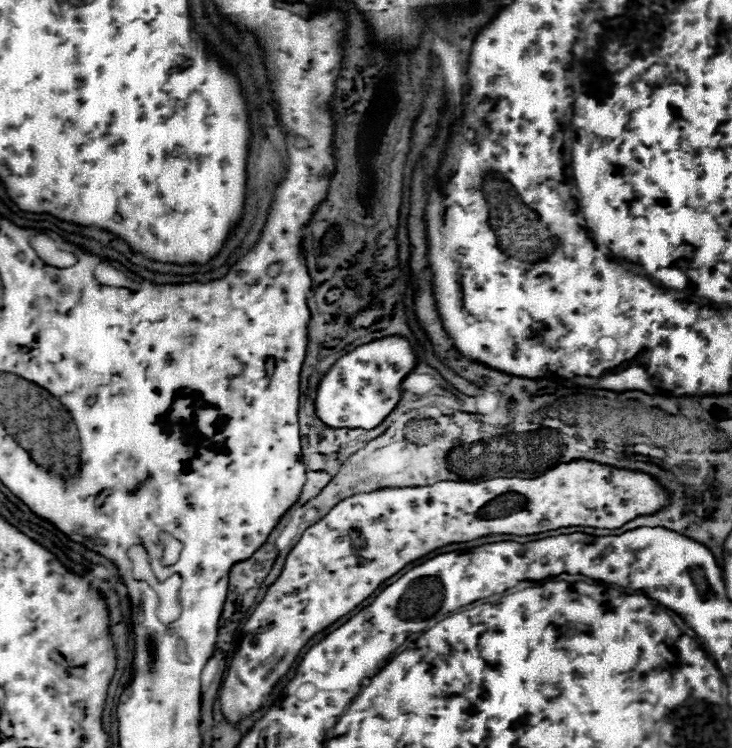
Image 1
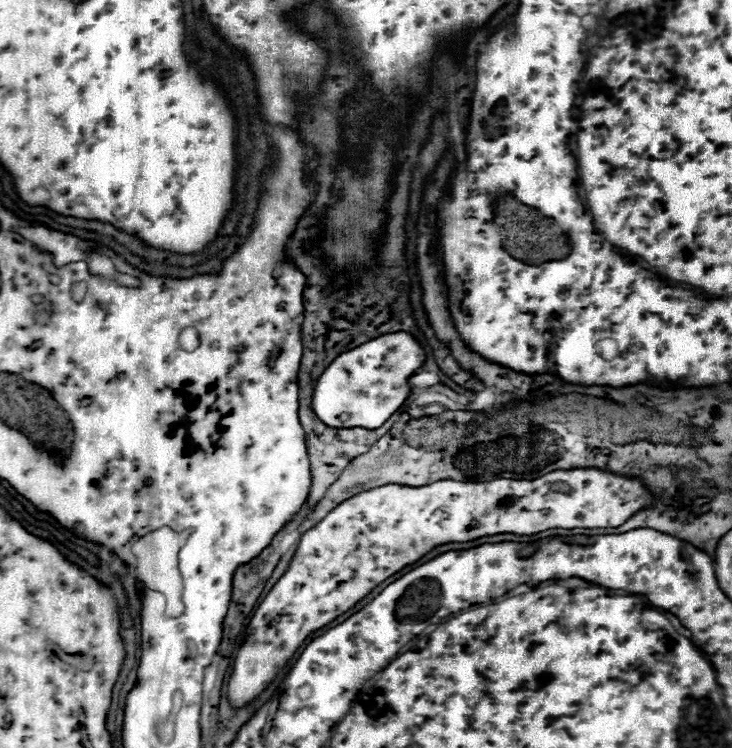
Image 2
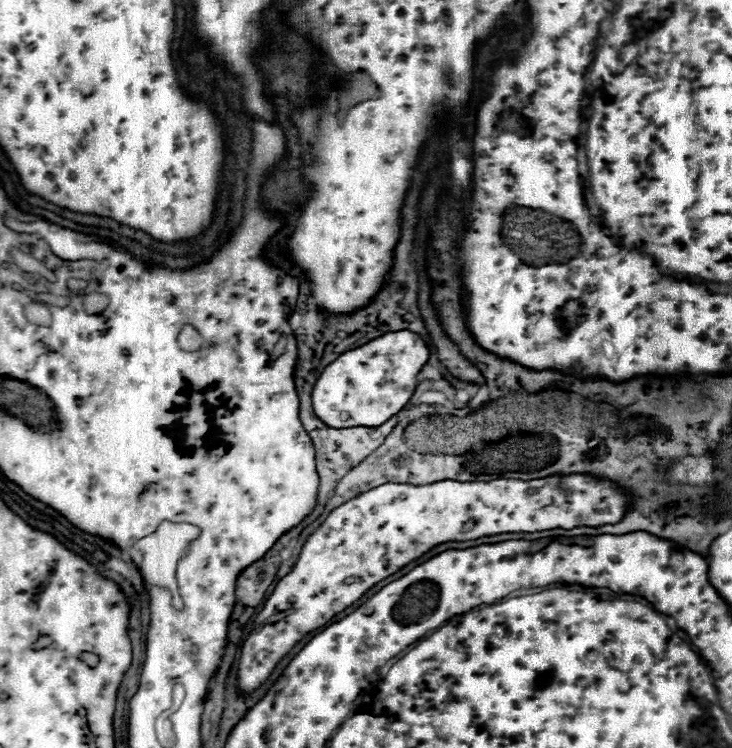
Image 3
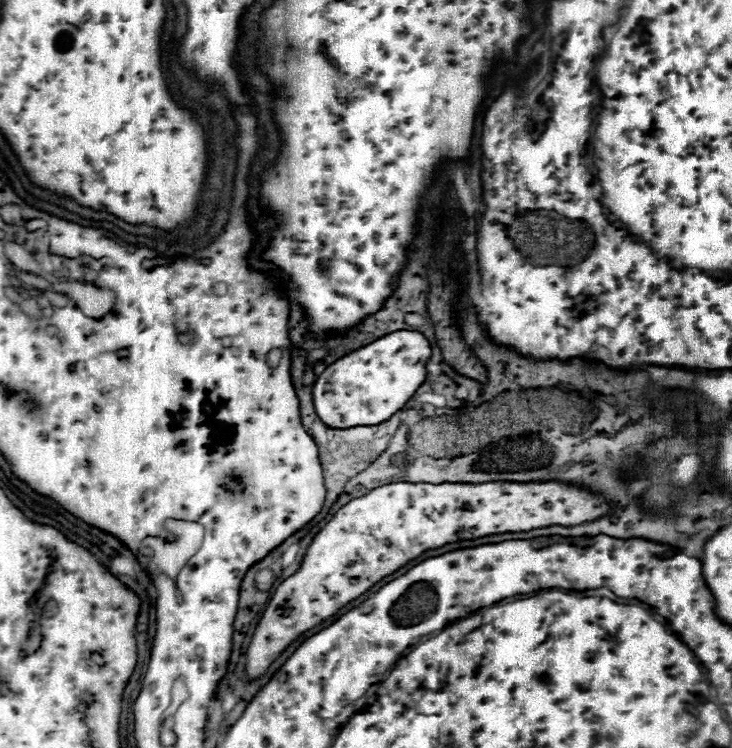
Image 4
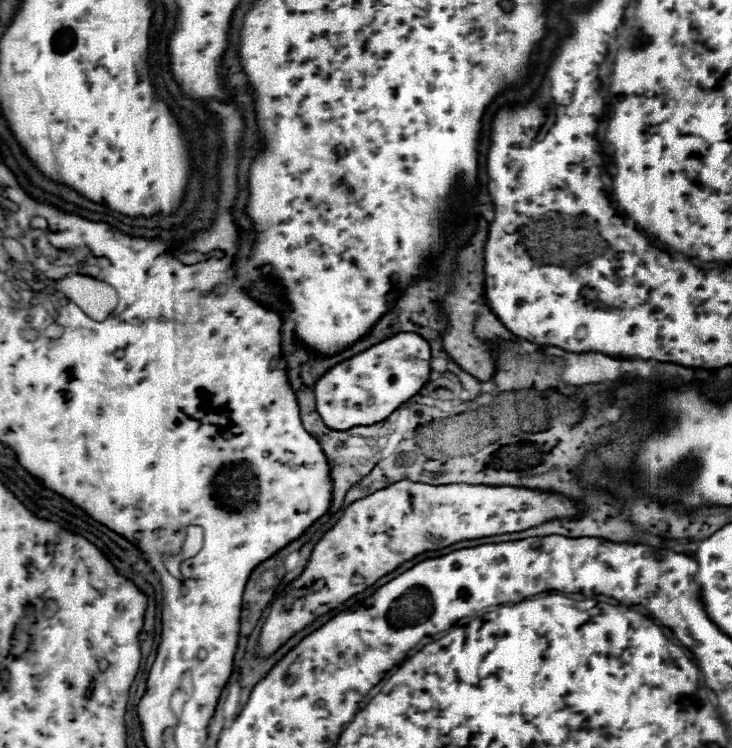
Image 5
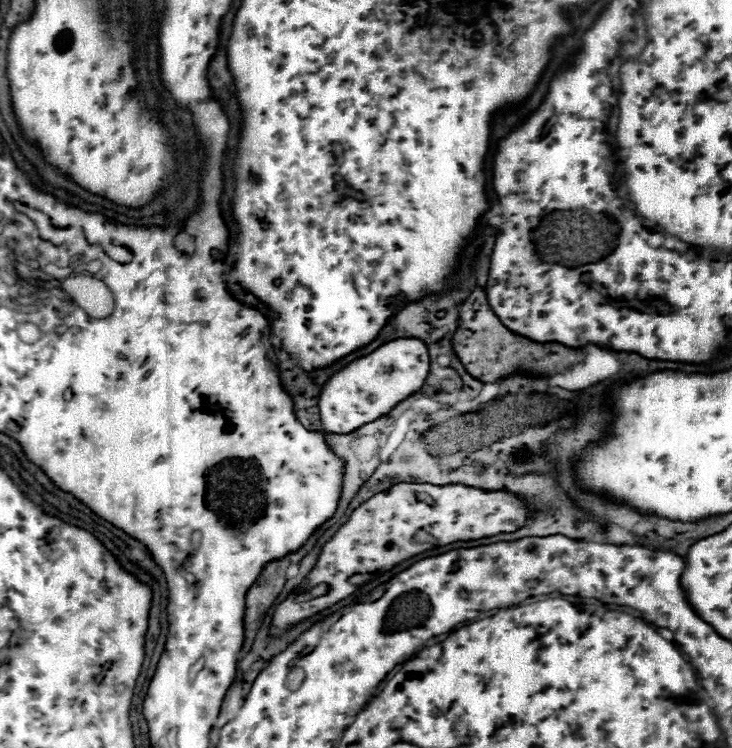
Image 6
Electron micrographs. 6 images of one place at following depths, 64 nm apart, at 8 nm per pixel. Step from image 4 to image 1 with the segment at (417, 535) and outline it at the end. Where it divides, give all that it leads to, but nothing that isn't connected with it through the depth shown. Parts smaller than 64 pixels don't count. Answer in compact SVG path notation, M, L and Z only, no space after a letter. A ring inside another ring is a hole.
M588 460L560 464L558 468L534 480L522 480L522 478L458 482L444 480L432 486L380 488L374 492L354 494L338 502L320 522L304 530L300 542L288 554L282 574L268 588L264 600L256 606L256 610L244 624L238 652L230 660L226 678L218 694L222 712L230 722L238 722L244 716L252 714L254 710L258 710L266 702L272 686L290 670L302 646L316 632L324 630L340 616L354 610L386 578L400 572L406 564L422 558L424 554L440 546L452 542L468 542L488 534L530 536L530 534L540 534L546 530L568 528L568 526L620 528L622 524L634 520L634 516L658 512L666 504L668 504L668 494L648 474L610 468Z

